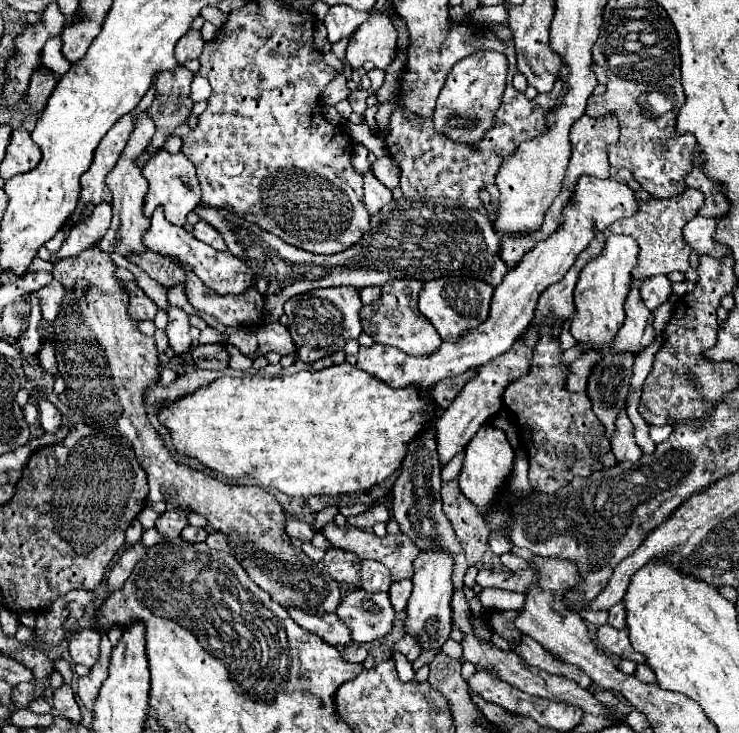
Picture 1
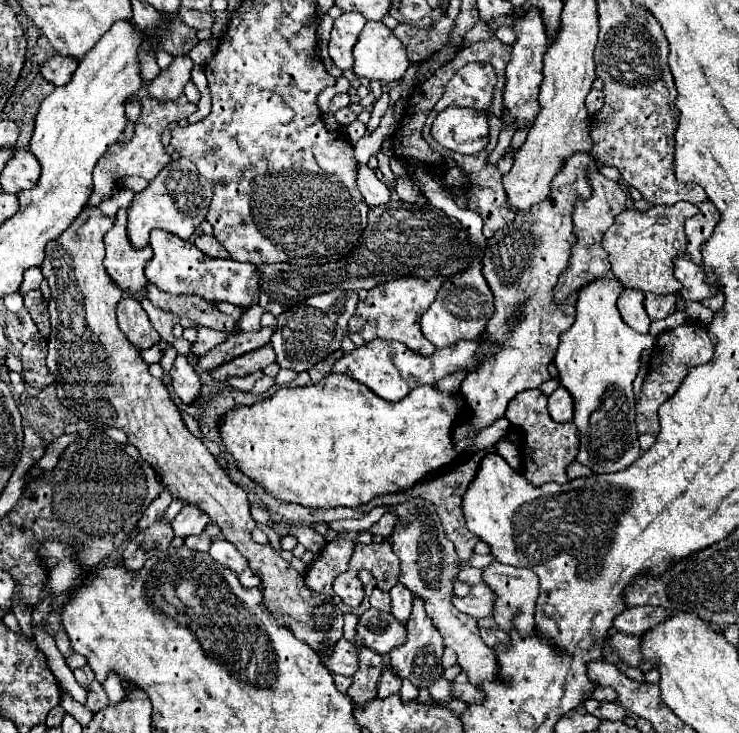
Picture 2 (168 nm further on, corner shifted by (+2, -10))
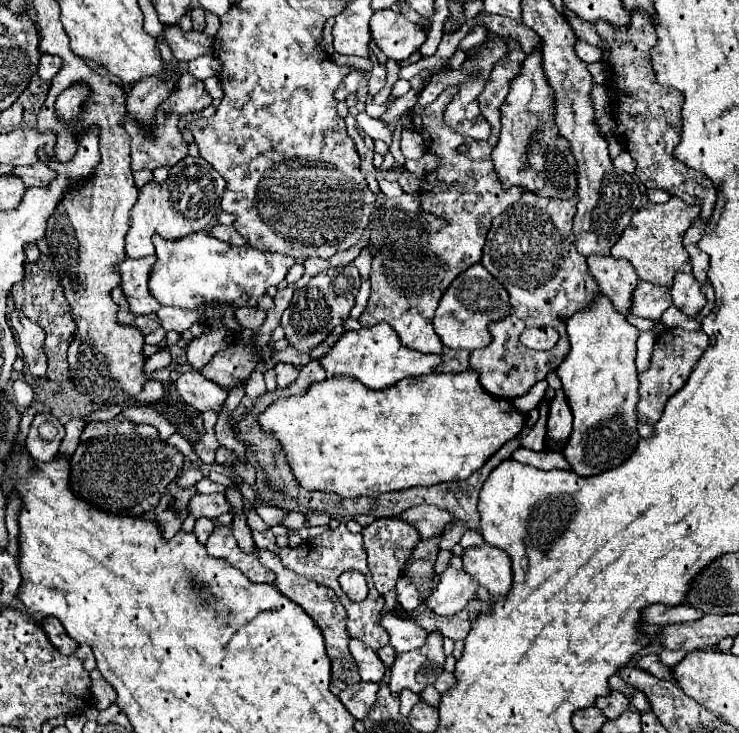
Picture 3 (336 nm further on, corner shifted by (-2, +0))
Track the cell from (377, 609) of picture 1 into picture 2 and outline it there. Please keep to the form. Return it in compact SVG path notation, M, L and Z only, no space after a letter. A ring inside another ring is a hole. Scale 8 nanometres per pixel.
M370 608L358 616L356 634L362 638L366 648L378 654L386 654L394 646L406 642L406 628L396 622L390 612L380 612L378 608Z

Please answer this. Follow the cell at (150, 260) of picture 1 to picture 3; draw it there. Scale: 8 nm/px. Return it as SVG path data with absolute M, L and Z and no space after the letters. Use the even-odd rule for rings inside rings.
M238 308L236 310L236 318L238 322L242 324L242 328L248 328L248 330L258 330L262 326L262 322L266 320L266 312L260 310L260 308Z

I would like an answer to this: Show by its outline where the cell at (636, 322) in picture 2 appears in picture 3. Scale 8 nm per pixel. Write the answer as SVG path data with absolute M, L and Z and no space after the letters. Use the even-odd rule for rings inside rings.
M600 254L588 256L588 270L592 278L598 282L600 292L614 304L614 308L628 316L630 308L630 298L632 298L632 288L638 284L638 276L628 264L628 260L616 260Z

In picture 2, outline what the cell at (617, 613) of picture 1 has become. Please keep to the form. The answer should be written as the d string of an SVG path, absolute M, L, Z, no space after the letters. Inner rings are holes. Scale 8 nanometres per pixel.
M636 606L636 608L626 608L622 614L618 614L612 622L612 628L622 632L622 634L634 634L640 636L644 630L652 628L656 622L664 620L670 616L670 610L664 608L654 608L654 606Z

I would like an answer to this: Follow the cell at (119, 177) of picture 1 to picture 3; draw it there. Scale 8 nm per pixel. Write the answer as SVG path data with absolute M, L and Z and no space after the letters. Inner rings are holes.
M148 256L142 260L126 258L120 264L120 276L122 276L120 286L126 294L132 314L136 316L146 316L146 314L158 312L160 308L160 304L152 300L152 294L148 290L148 278L150 278L154 262L156 262L156 256Z

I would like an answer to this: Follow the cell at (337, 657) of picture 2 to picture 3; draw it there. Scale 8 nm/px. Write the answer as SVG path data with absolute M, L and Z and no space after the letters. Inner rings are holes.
M350 640L350 652L352 652L352 656L354 656L356 664L358 664L358 670L360 670L360 676L362 676L364 682L376 682L376 684L380 684L384 680L386 666L378 658L376 650L368 648L360 640Z

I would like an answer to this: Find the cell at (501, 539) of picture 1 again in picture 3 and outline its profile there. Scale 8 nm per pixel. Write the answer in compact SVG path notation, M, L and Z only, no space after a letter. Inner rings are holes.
M468 529L462 536L459 544L464 548L470 546L480 546L484 543L484 539L481 534L477 531Z

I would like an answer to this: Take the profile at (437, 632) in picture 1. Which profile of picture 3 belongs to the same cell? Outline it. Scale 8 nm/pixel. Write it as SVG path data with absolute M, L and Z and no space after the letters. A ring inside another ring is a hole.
M432 632L428 634L428 644L424 644L424 648L396 656L396 662L390 668L388 686L392 694L400 694L406 688L420 694L426 686L436 682L440 672L444 672L442 636Z

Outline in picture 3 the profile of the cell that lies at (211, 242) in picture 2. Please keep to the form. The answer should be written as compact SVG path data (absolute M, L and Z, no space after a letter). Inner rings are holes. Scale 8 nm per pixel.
M216 224L216 226L210 230L210 234L216 236L218 240L224 240L224 242L228 242L228 244L234 244L234 246L244 246L244 244L246 244L244 236L242 236L234 226L220 226L220 224Z

